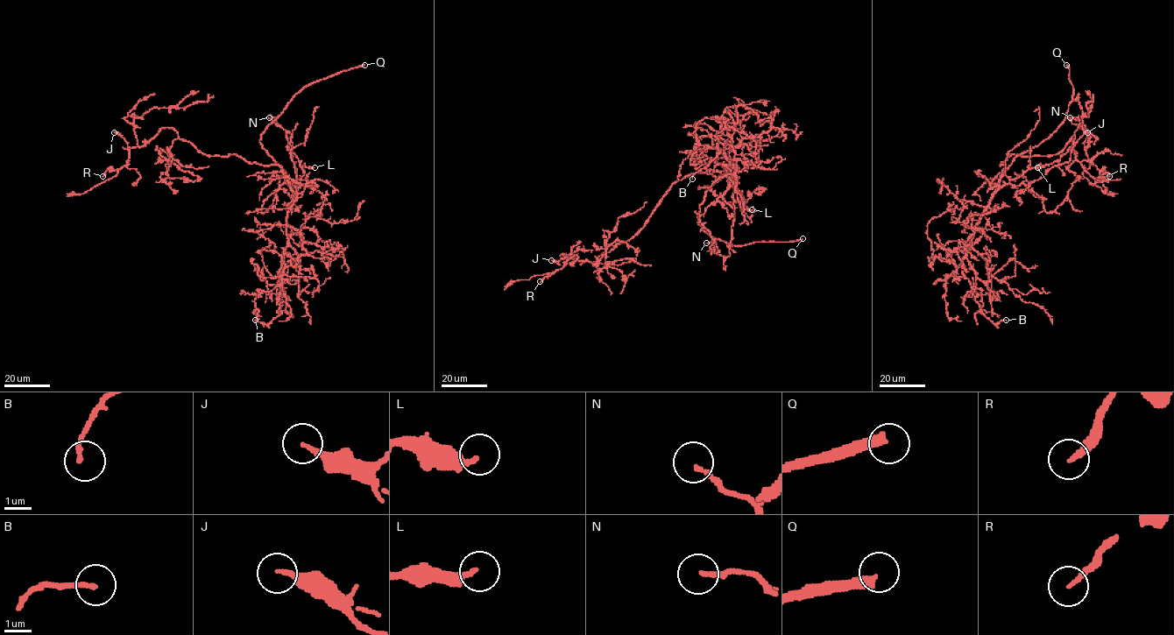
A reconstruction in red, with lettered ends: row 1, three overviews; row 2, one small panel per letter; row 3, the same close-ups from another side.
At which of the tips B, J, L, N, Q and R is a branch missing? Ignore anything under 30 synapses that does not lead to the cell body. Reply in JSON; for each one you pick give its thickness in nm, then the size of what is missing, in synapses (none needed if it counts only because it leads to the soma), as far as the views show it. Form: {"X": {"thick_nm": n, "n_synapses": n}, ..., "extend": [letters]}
{"Q": {"thick_nm": 280}, "R": {"thick_nm": 200, "n_synapses": 60}, "extend": ["Q", "R"]}

